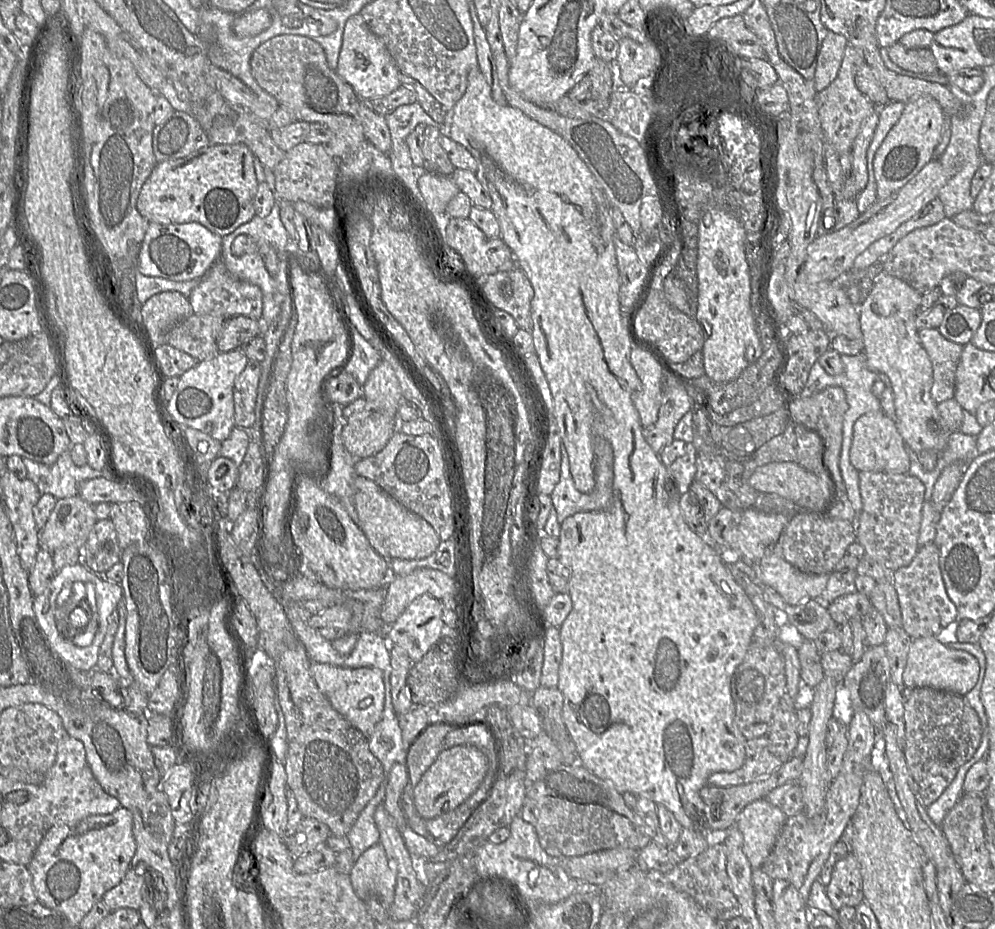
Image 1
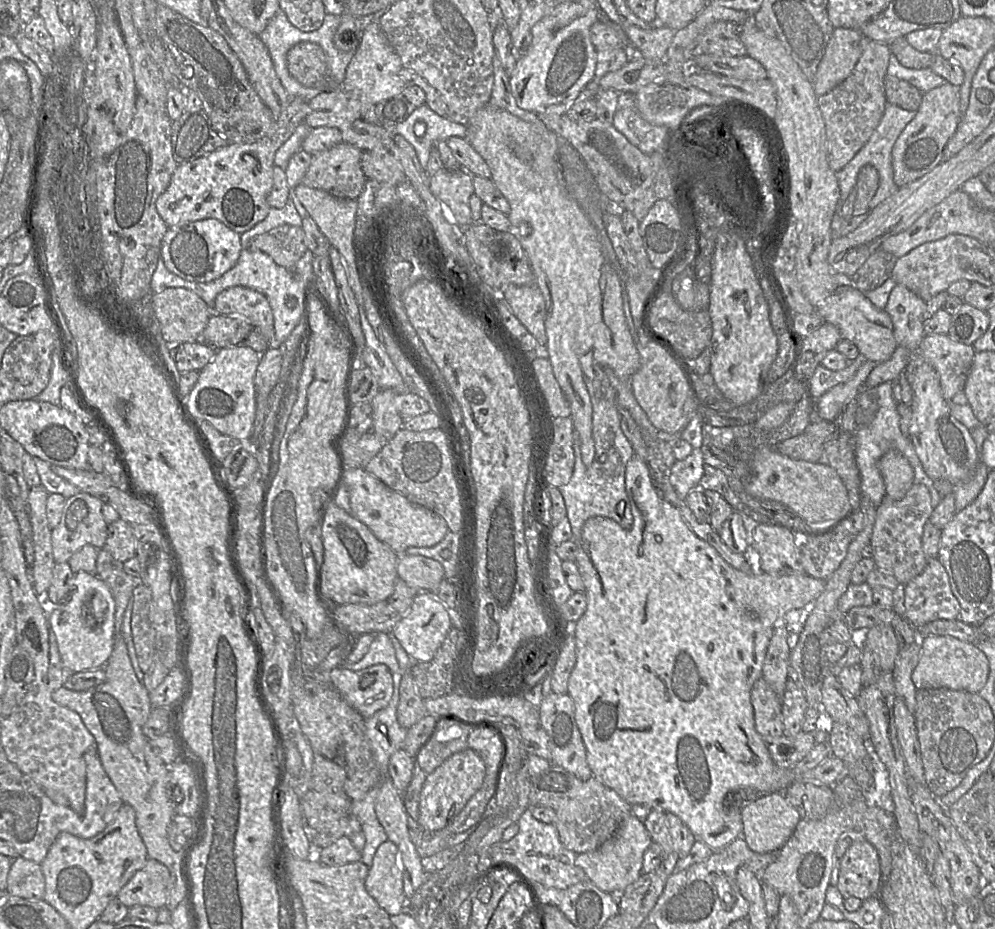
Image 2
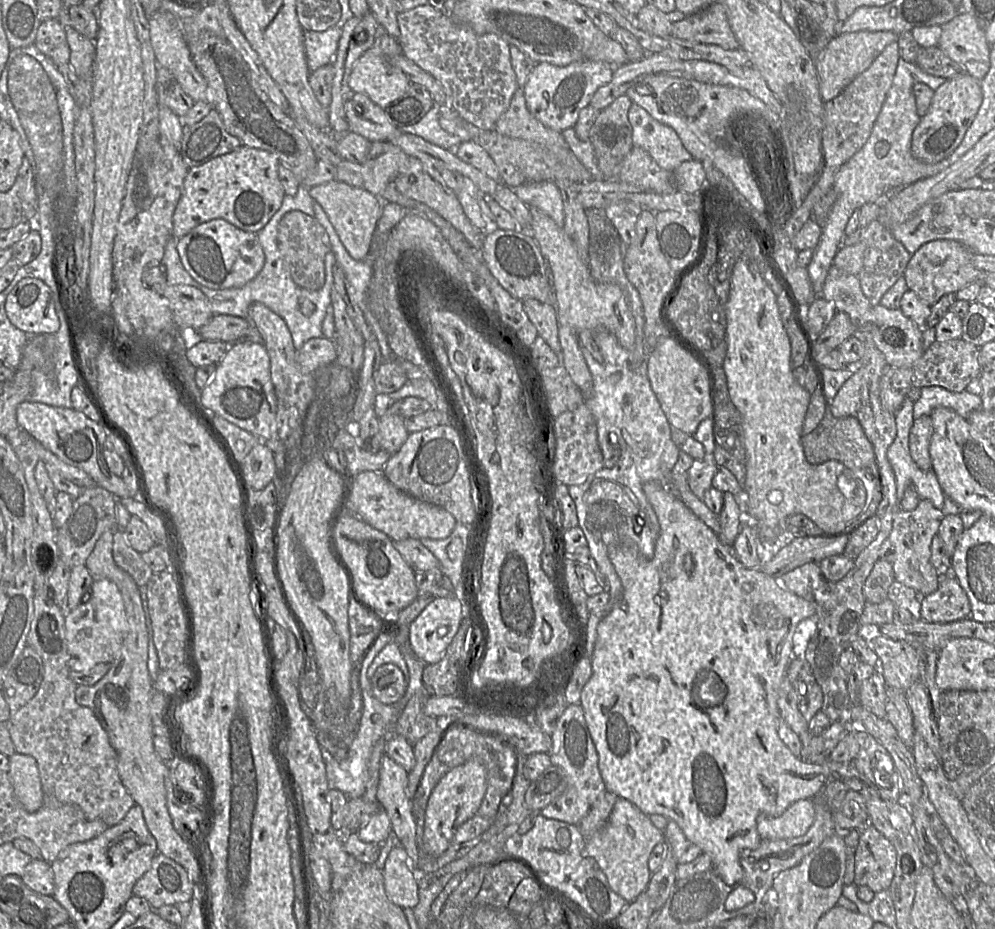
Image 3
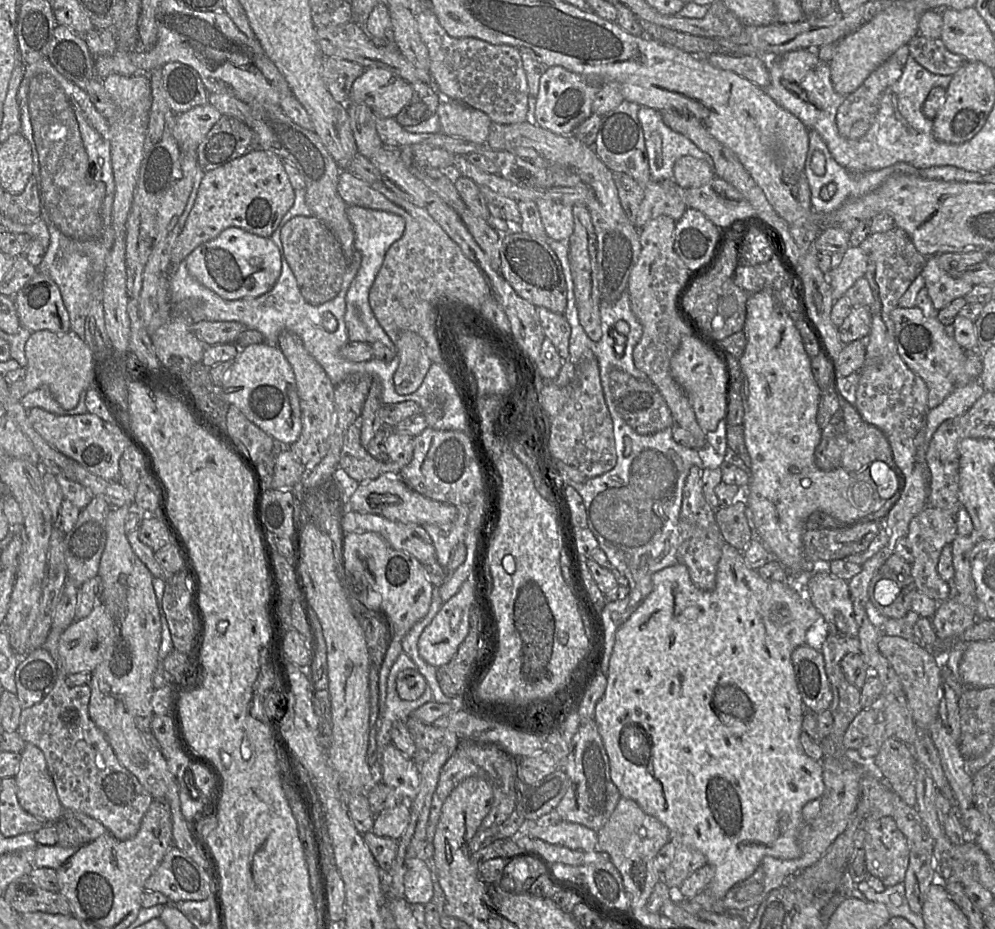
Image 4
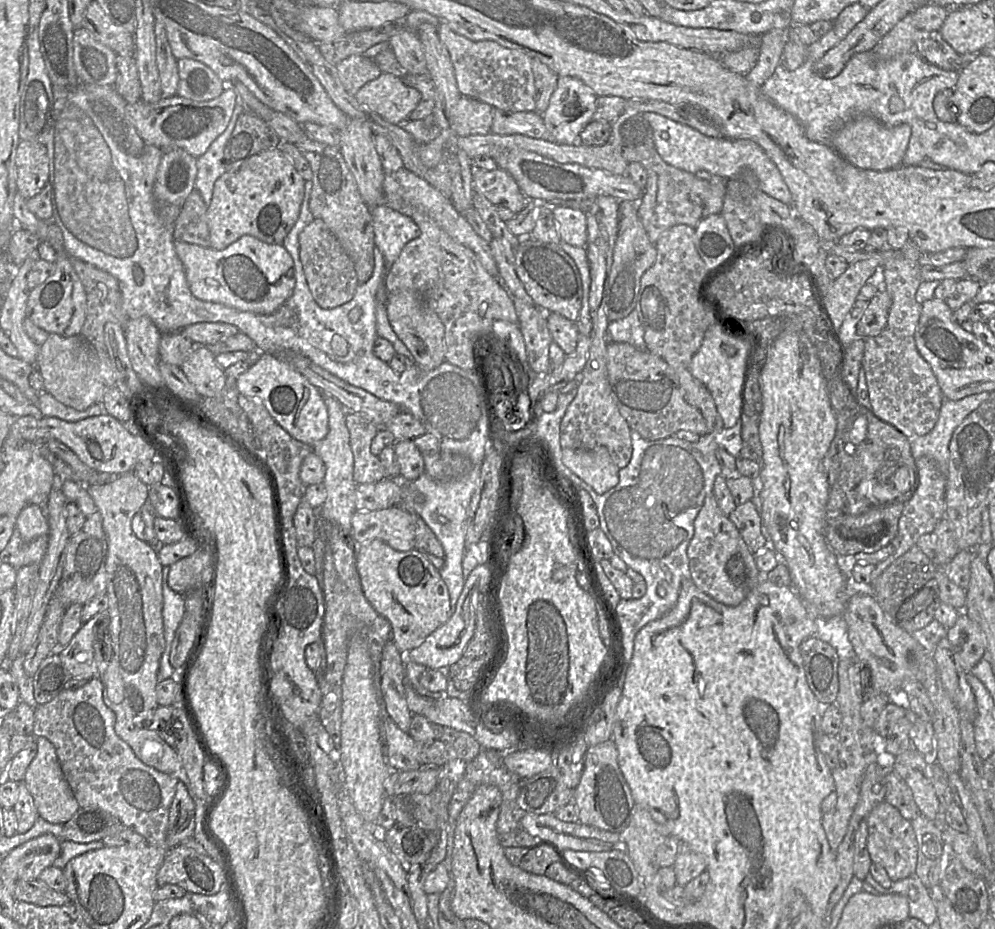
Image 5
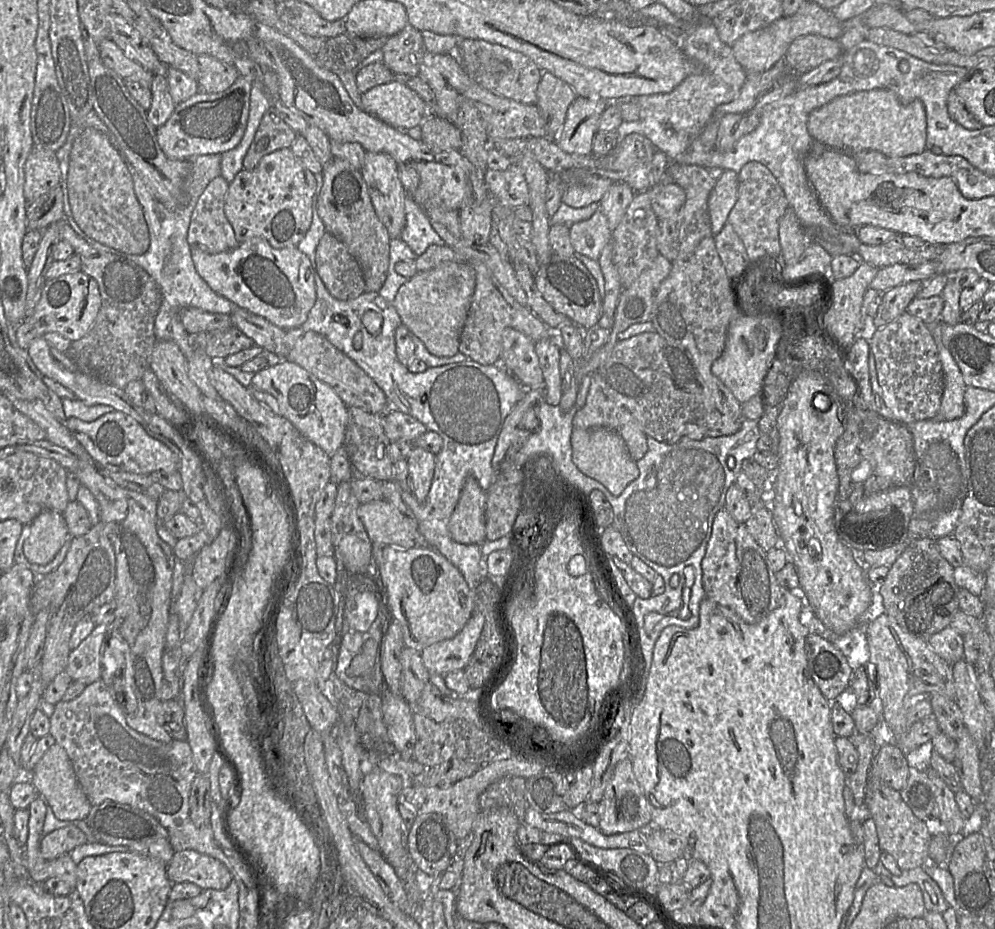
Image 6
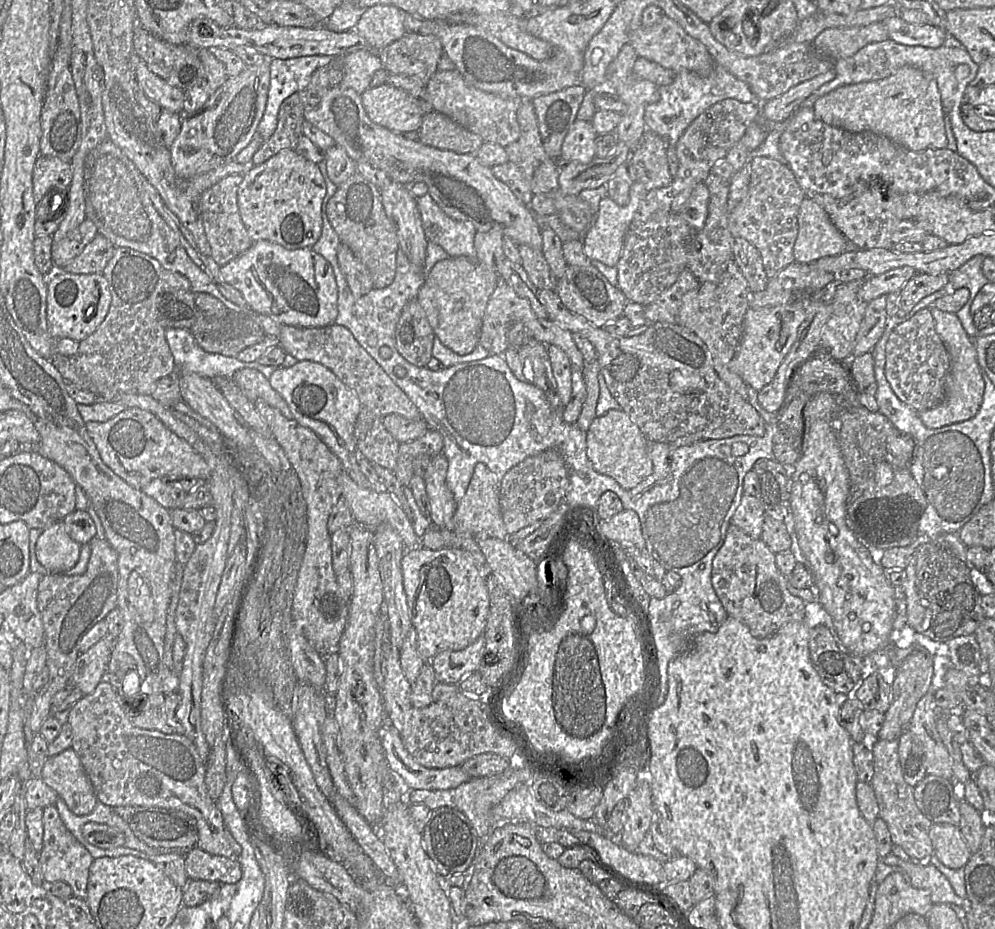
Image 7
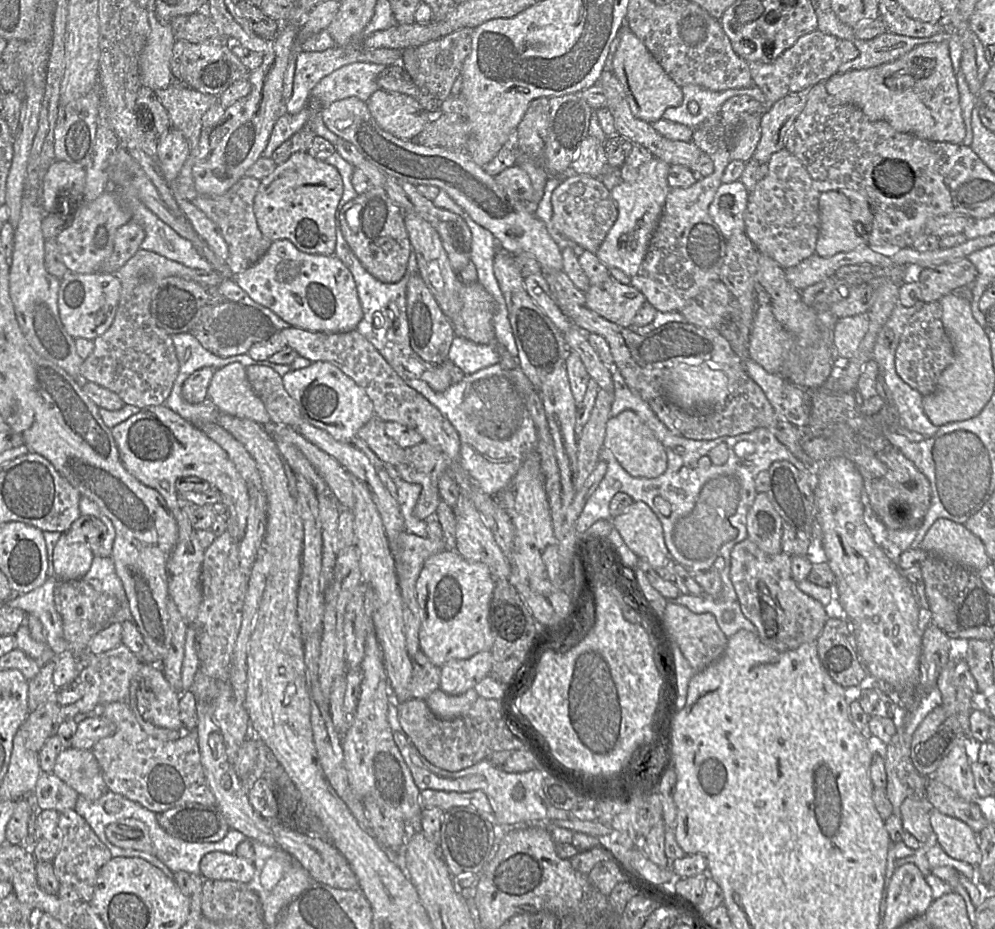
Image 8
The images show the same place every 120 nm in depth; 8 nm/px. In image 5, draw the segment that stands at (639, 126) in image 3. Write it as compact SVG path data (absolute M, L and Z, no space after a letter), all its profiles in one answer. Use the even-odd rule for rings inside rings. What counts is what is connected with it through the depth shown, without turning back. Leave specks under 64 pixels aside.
M645 112L642 115L652 128L657 152L667 164L693 174L706 171L724 179L737 179L743 171L753 170L759 180L759 191L792 206L792 194L779 169L756 142L748 139L710 137L695 128L654 112Z

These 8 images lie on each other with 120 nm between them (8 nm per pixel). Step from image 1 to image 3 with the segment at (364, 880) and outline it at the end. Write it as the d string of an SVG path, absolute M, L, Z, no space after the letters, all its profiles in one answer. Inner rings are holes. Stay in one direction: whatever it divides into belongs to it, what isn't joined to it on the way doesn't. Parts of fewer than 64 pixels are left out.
M401 846L391 849L382 869L387 897L397 906L414 908L418 901L418 877L406 850Z

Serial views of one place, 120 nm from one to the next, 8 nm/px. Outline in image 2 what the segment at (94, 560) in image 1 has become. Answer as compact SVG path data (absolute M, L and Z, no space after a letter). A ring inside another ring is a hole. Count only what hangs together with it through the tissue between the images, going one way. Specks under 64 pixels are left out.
M122 519L109 524L103 548L122 563L135 557L137 540L132 525Z

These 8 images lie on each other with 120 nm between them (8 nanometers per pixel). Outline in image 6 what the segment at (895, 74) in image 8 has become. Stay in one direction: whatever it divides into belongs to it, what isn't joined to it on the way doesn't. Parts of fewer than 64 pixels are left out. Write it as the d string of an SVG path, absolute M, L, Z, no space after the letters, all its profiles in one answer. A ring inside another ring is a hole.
M875 89L840 96L816 108L808 118L808 132L818 143L852 156L878 151L888 157L907 157L926 151L927 118L920 100L903 105L894 92Z

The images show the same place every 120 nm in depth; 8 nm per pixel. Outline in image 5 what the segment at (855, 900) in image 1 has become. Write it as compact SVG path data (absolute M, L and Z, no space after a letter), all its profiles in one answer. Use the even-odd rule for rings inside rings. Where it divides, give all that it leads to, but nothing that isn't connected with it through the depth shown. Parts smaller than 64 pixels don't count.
M883 800L871 811L866 822L867 849L872 863L881 865L893 882L914 874L918 847L911 821L904 818L897 808Z

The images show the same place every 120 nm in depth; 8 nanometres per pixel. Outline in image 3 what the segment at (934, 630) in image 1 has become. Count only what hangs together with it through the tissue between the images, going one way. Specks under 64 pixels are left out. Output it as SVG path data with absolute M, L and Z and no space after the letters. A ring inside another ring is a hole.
M952 574L941 577L935 592L920 596L915 610L920 619L931 623L954 622L971 614L968 596Z

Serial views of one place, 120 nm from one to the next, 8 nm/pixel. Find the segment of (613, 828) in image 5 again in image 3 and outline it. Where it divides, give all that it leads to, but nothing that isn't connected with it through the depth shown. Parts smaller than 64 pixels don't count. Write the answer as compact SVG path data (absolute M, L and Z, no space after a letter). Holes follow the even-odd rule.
M580 704L568 705L559 717L551 738L551 763L560 767L567 778L565 791L543 808L539 814L569 824L578 823L587 815L594 802L606 791L598 768L598 754L592 741Z

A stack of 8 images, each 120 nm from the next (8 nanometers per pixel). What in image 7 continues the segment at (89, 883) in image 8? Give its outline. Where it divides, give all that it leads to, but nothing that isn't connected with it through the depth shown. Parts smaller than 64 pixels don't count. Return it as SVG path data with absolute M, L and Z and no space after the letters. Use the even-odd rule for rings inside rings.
M54 805L43 808L43 847L39 852L39 861L44 884L62 881L69 884L75 897L85 899L89 878L89 868L94 857L88 849L76 839L63 823Z

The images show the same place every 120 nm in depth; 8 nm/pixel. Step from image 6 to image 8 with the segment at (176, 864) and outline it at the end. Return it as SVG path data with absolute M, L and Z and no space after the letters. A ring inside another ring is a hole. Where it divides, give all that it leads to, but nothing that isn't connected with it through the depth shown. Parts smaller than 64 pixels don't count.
M209 852L200 861L200 875L204 880L232 880L248 883L254 875L253 862L236 853Z

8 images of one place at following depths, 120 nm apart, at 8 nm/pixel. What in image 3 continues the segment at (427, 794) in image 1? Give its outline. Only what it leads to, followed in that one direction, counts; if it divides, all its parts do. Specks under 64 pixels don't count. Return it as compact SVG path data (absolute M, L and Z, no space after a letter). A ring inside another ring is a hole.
M480 759L458 765L437 782L426 807L422 849L430 856L439 856L452 844L456 830L479 809L487 788L486 768Z

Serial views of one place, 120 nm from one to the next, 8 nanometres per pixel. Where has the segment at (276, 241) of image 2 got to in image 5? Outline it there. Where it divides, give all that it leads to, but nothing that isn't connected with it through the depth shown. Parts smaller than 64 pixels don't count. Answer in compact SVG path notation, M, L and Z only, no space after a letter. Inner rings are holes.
M315 218L303 229L299 234L299 254L309 289L320 307L324 309L335 308L349 302L353 298L359 285L354 264L325 222Z

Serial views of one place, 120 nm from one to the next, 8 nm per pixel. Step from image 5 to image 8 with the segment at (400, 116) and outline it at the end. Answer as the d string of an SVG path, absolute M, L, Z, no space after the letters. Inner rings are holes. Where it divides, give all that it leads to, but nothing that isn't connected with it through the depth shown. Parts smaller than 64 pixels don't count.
M379 88L366 103L377 124L403 140L418 136L431 120L431 114L405 94Z

